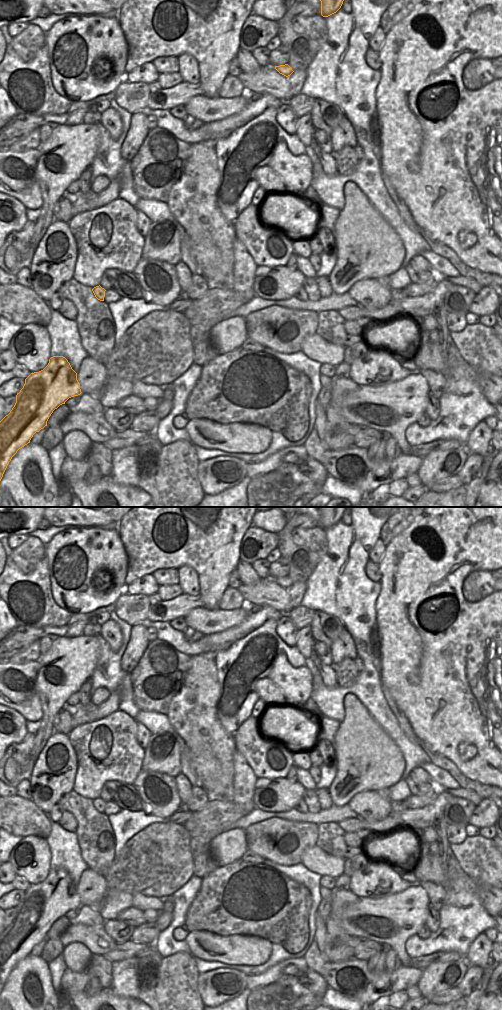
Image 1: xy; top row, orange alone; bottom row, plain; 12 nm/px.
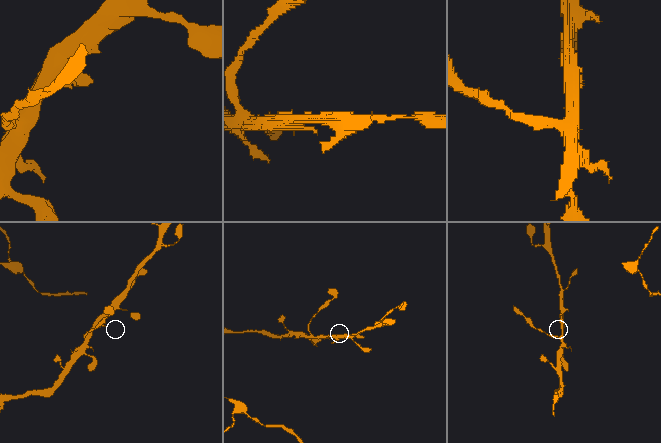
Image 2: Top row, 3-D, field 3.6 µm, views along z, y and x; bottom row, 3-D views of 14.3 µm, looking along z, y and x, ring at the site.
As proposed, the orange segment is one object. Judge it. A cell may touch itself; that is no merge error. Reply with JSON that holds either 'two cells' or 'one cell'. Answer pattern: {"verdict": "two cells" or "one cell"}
{"verdict": "one cell"}

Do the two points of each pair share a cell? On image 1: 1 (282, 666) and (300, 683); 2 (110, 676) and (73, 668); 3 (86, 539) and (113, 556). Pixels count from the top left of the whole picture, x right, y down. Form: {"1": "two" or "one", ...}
{"1": "one", "2": "two", "3": "one"}

